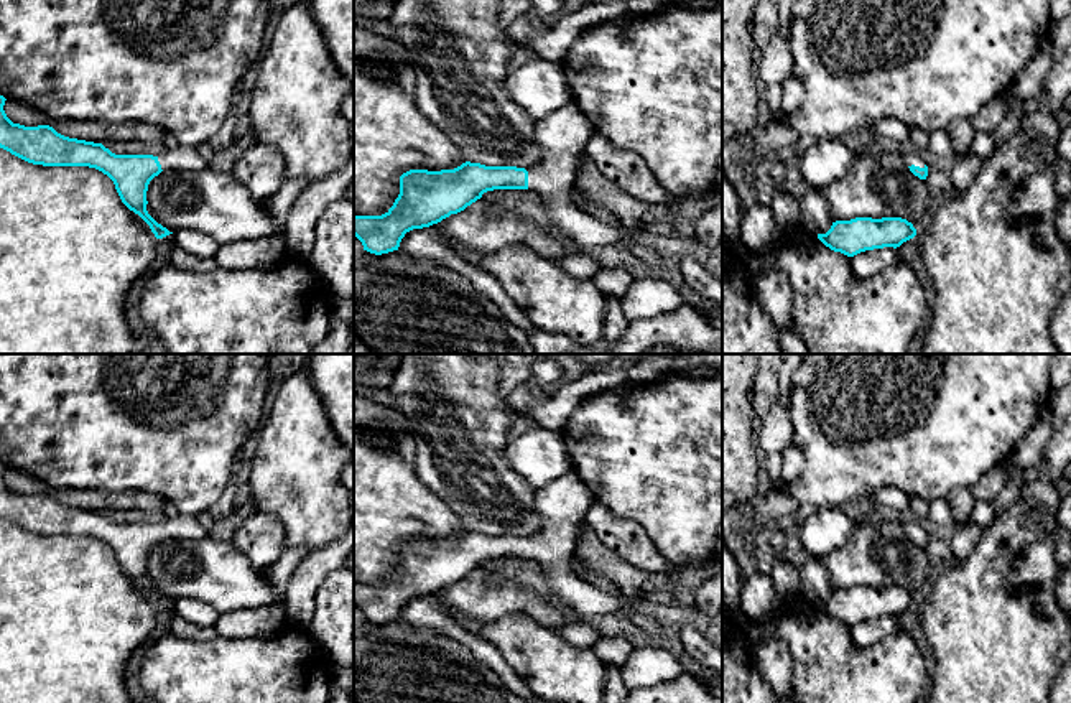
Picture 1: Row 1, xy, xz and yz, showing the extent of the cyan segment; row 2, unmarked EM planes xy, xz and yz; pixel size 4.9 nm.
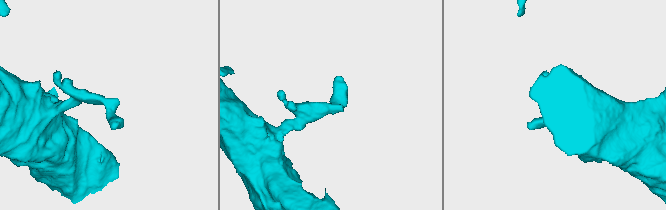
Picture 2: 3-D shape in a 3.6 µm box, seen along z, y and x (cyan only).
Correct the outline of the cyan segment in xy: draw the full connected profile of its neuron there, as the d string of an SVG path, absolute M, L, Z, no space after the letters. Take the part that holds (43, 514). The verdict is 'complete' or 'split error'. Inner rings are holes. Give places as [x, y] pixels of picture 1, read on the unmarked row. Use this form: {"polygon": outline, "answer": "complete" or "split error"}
{"polygon": "M0 464L0 517L33 533L89 535L102 540L114 550L122 571L150 594L156 608L173 601L146 580L150 550L161 540L201 540L209 535L199 515L178 514L158 525L115 524L102 512L64 505L49 494L13 492L3 479L5 469Z", "answer": "split error"}

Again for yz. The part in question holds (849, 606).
{"polygon": "M855 586L832 591L826 603L818 603L818 608L831 619L854 626L874 617L897 617L915 604L913 593L902 586Z", "answer": "complete"}

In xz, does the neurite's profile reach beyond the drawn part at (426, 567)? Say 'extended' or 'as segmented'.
extended

